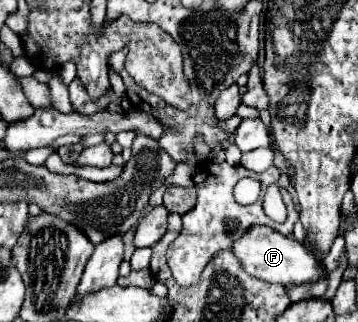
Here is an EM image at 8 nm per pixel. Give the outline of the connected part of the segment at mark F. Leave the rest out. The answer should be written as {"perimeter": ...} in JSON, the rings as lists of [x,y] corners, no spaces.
{"perimeter":[[[254,226],[254,230],[246,232],[238,242],[234,242],[234,256],[242,262],[244,270],[264,282],[274,282],[282,286],[292,286],[292,284],[306,284],[306,282],[316,282],[326,274],[326,268],[318,262],[310,250],[304,248],[304,244],[296,242],[292,236],[286,238],[266,226]]]}

